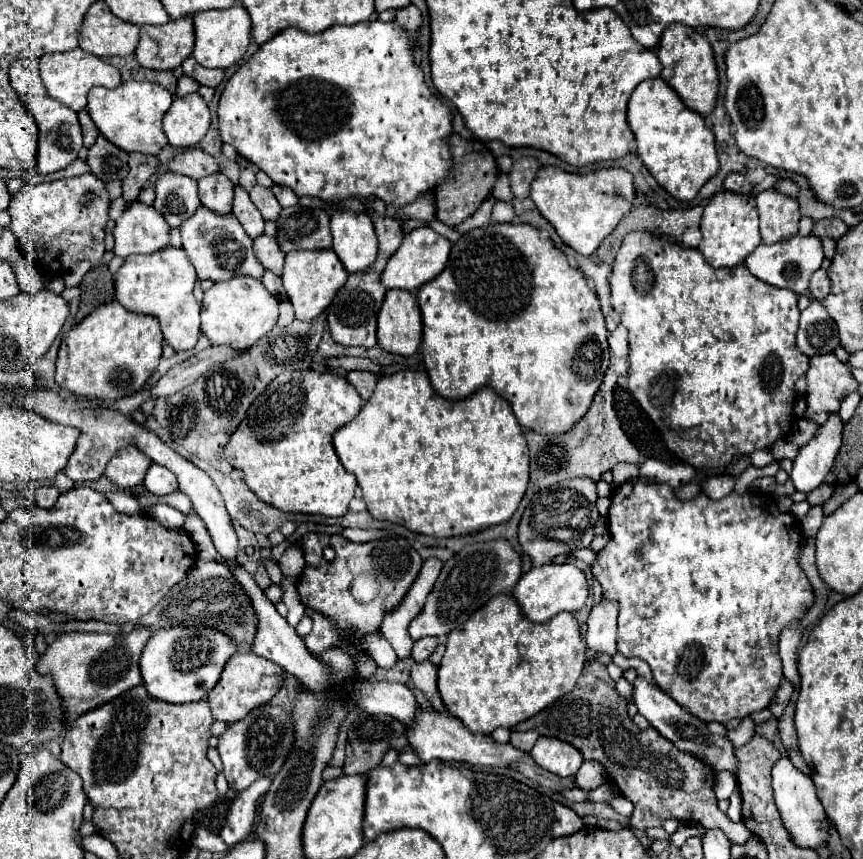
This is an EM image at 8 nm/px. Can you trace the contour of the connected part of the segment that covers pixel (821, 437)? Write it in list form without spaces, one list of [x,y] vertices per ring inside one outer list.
[[[830,415],[828,421],[818,429],[814,439],[800,449],[790,473],[796,491],[810,493],[824,483],[824,477],[830,471],[842,443],[842,429],[844,425],[840,417]]]

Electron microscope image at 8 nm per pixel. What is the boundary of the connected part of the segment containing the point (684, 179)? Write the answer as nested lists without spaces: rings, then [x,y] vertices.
[[[648,79],[642,81],[628,101],[628,125],[638,145],[638,157],[646,169],[672,197],[680,201],[692,201],[702,185],[718,171],[718,157],[714,145],[714,133],[706,127],[704,117],[686,109],[678,93],[666,85],[666,81]]]

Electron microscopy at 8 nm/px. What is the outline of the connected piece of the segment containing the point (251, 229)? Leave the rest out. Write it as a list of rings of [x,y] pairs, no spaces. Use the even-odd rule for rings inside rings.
[[[236,185],[234,189],[234,209],[232,215],[240,221],[240,225],[244,227],[244,231],[248,233],[250,239],[256,239],[264,233],[264,221],[262,215],[258,213],[256,205],[252,203],[248,191],[244,191],[240,185]]]

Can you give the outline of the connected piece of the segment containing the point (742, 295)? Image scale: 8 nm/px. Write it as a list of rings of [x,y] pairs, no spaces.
[[[628,233],[612,269],[612,305],[620,313],[622,325],[628,329],[630,337],[630,369],[628,369],[628,389],[640,403],[640,407],[646,411],[646,415],[652,419],[656,429],[660,431],[664,445],[674,451],[682,461],[690,463],[696,469],[710,469],[716,475],[724,473],[724,469],[732,463],[736,455],[750,455],[758,449],[770,449],[776,439],[788,437],[794,431],[796,415],[792,411],[796,393],[794,383],[798,377],[802,377],[808,371],[808,357],[796,347],[796,331],[798,331],[798,319],[800,311],[796,307],[798,295],[790,289],[778,289],[772,287],[760,279],[756,279],[744,265],[738,267],[724,267],[714,269],[704,261],[704,255],[698,249],[684,249],[666,237],[646,237],[646,233]]]

